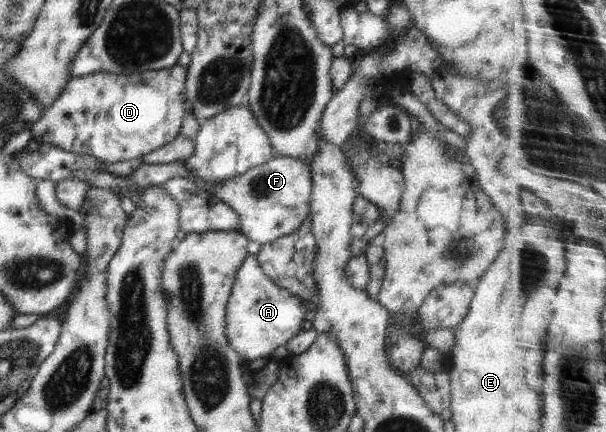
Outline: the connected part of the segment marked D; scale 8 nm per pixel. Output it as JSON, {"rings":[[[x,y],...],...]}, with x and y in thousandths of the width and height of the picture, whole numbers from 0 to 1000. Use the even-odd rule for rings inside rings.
{"rings":[[[295,146],[279,157],[244,162],[231,171],[165,164],[117,178],[96,229],[54,285],[51,308],[66,331],[89,331],[106,350],[153,359],[177,380],[224,368],[274,336],[295,313],[300,269],[310,252],[307,181],[309,157]]]}

